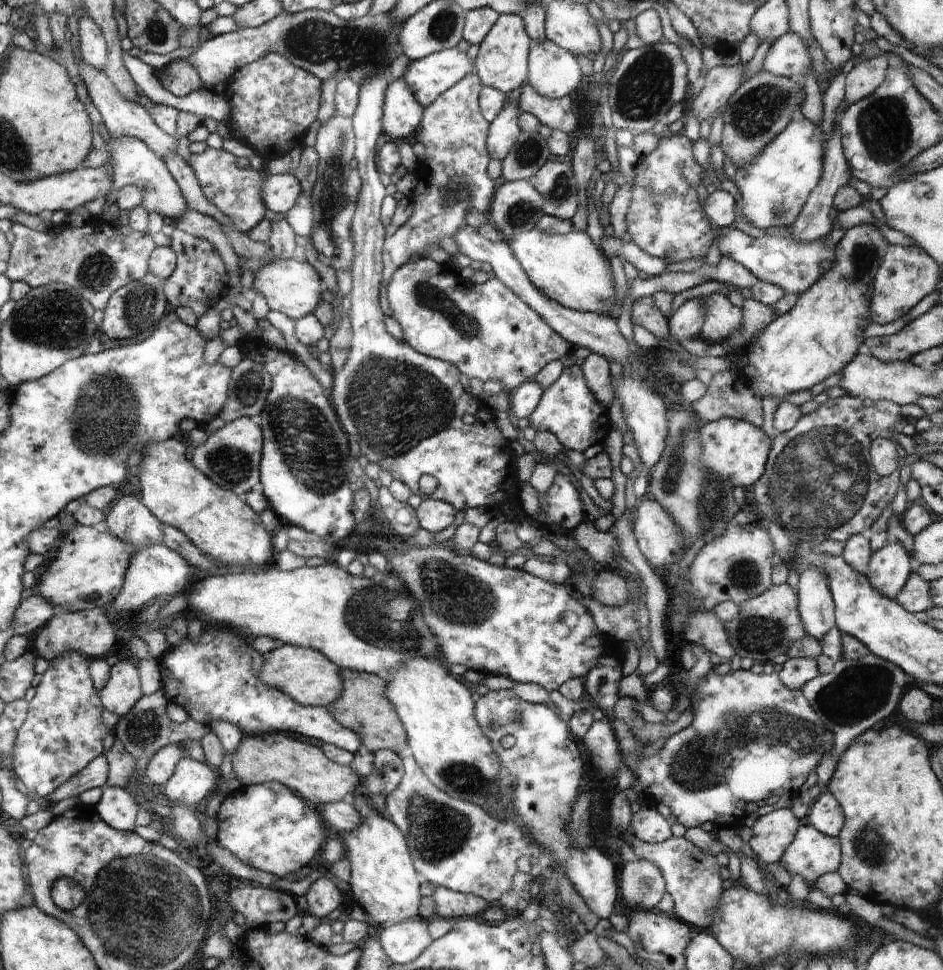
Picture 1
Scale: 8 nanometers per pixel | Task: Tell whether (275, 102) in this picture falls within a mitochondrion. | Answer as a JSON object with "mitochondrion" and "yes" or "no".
{"mitochondrion":"no"}

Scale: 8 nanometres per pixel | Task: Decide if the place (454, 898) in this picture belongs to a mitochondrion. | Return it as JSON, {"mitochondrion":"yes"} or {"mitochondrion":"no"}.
{"mitochondrion":"no"}

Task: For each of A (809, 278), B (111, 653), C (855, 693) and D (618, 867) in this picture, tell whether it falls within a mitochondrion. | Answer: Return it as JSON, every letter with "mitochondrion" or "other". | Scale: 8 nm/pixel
{"A":"other","B":"other","C":"mitochondrion","D":"other"}

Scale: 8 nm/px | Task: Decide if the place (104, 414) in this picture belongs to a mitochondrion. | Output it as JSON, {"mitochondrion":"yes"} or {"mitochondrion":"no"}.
{"mitochondrion":"yes"}

